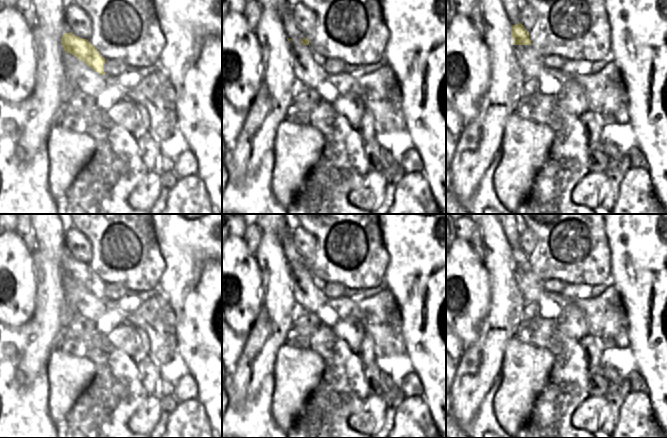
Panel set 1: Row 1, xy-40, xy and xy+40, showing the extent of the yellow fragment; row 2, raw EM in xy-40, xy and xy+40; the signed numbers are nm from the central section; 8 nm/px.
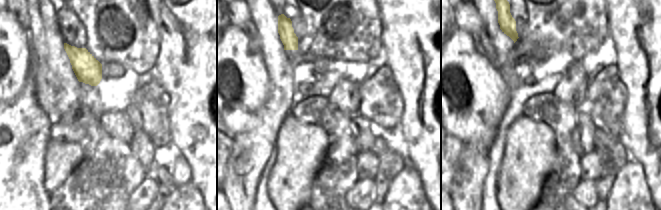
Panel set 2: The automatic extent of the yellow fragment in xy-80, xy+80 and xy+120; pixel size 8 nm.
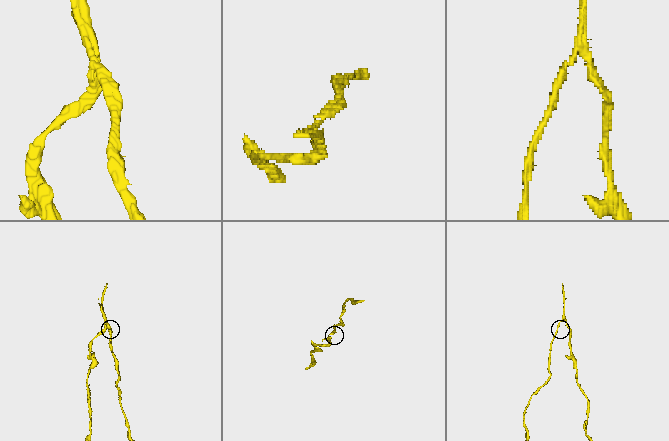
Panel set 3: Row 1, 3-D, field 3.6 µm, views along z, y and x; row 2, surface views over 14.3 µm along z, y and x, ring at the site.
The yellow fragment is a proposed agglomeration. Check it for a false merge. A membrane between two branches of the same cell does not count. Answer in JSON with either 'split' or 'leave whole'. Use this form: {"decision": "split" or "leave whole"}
{"decision": "split"}

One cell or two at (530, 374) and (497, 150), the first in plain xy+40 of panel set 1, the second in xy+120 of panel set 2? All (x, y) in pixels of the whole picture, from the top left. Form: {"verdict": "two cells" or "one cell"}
{"verdict": "two cells"}

